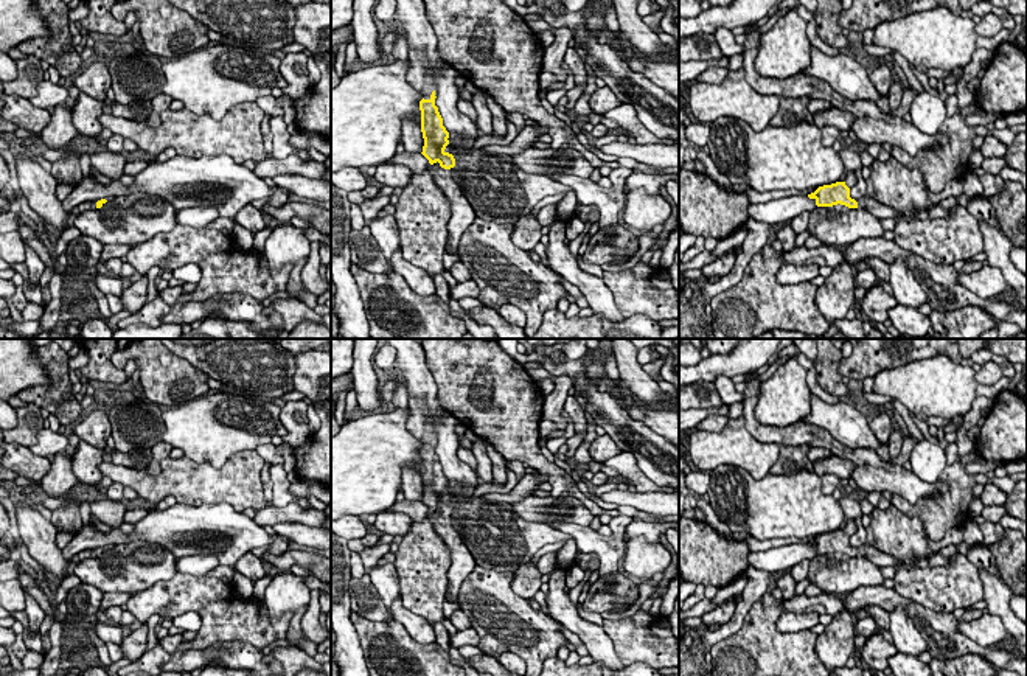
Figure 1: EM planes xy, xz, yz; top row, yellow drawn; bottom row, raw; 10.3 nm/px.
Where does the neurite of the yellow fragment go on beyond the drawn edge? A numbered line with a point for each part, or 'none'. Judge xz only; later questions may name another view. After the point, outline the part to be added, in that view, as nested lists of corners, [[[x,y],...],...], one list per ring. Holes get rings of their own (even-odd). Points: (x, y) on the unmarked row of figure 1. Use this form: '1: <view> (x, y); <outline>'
1: xz (417, 426); [[[409,393],[410,416],[407,420],[407,430],[418,438],[424,448],[430,448],[433,440],[433,430],[427,426],[427,416],[430,415],[424,399],[415,398]]]
2: xz (462, 561); [[[437,511],[430,516],[435,531],[444,541],[451,552],[451,567],[447,570],[447,601],[458,601],[460,586],[465,578],[474,570],[475,559],[458,531],[454,528],[451,517],[444,517]]]

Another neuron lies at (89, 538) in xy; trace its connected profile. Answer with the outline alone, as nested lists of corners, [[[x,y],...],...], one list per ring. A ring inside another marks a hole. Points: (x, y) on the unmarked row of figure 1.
[[[89,500],[82,502],[79,510],[84,527],[64,549],[61,549],[62,556],[67,561],[75,561],[75,556],[84,550],[95,550],[101,547],[109,549],[124,541],[124,533],[118,528],[112,528],[110,533],[104,533],[92,525],[95,521],[92,519]]]

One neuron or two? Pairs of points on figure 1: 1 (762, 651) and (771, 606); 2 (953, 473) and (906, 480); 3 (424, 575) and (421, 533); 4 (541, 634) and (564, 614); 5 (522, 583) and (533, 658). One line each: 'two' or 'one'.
1: one
2: two
3: one
4: two
5: two

